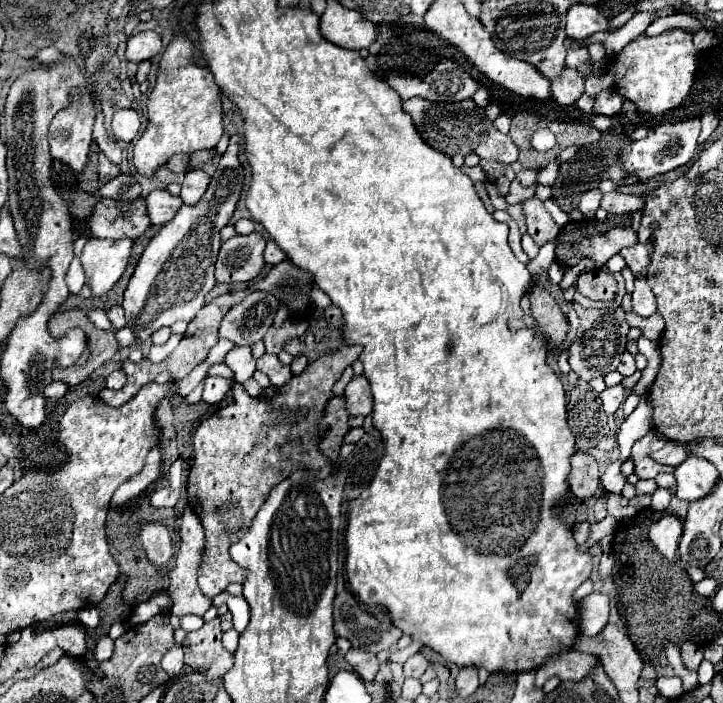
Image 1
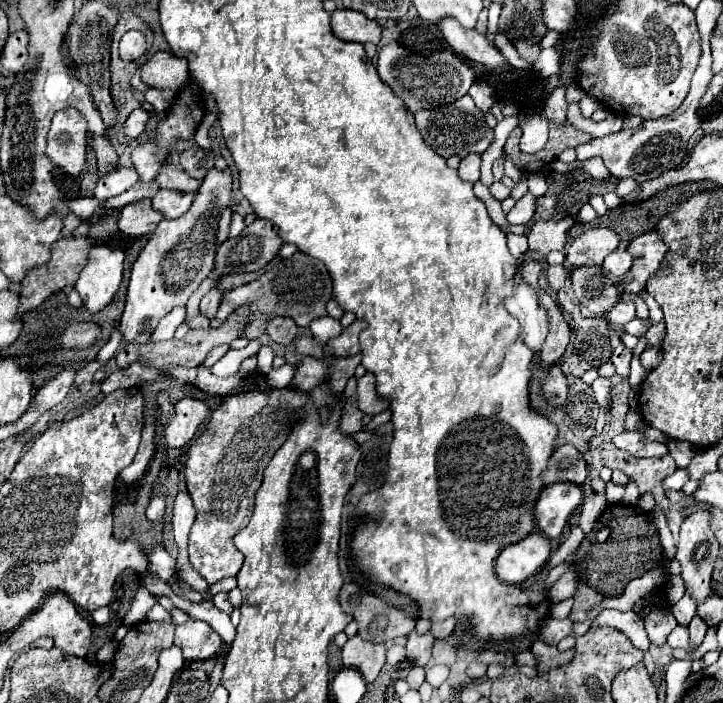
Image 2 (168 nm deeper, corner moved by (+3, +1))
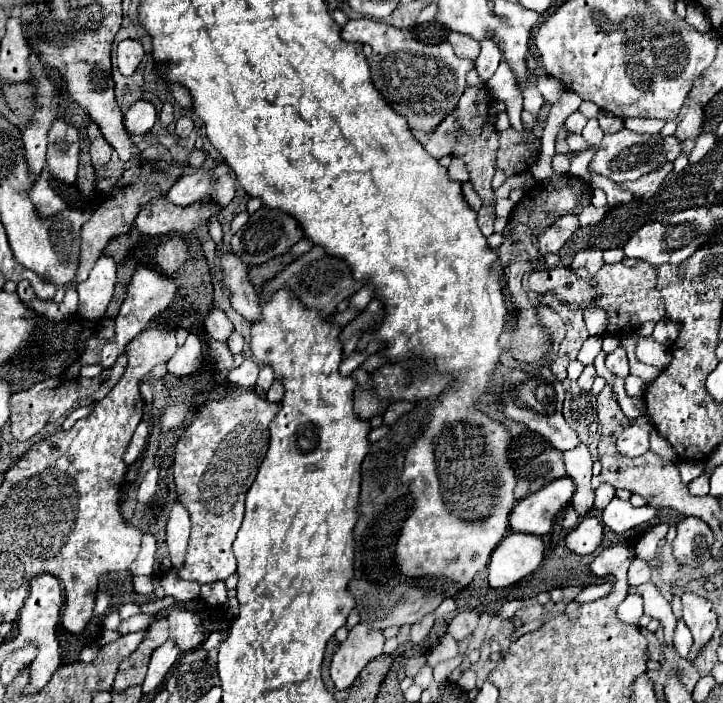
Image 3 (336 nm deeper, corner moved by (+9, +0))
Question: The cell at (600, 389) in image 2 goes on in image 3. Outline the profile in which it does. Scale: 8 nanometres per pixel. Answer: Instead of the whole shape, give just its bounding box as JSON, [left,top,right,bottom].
[578,365,596,391]

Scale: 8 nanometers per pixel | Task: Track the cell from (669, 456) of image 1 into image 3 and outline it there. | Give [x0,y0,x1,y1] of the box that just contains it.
[616,417,652,457]

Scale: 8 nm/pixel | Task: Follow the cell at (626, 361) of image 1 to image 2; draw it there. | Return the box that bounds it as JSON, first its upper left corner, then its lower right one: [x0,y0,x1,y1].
[610,344,632,378]

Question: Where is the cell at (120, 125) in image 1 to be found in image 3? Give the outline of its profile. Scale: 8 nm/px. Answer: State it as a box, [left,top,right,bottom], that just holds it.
[124,101,156,135]

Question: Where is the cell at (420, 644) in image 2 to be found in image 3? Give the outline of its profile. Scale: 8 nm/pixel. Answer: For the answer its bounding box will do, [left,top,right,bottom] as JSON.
[410,613,434,645]

